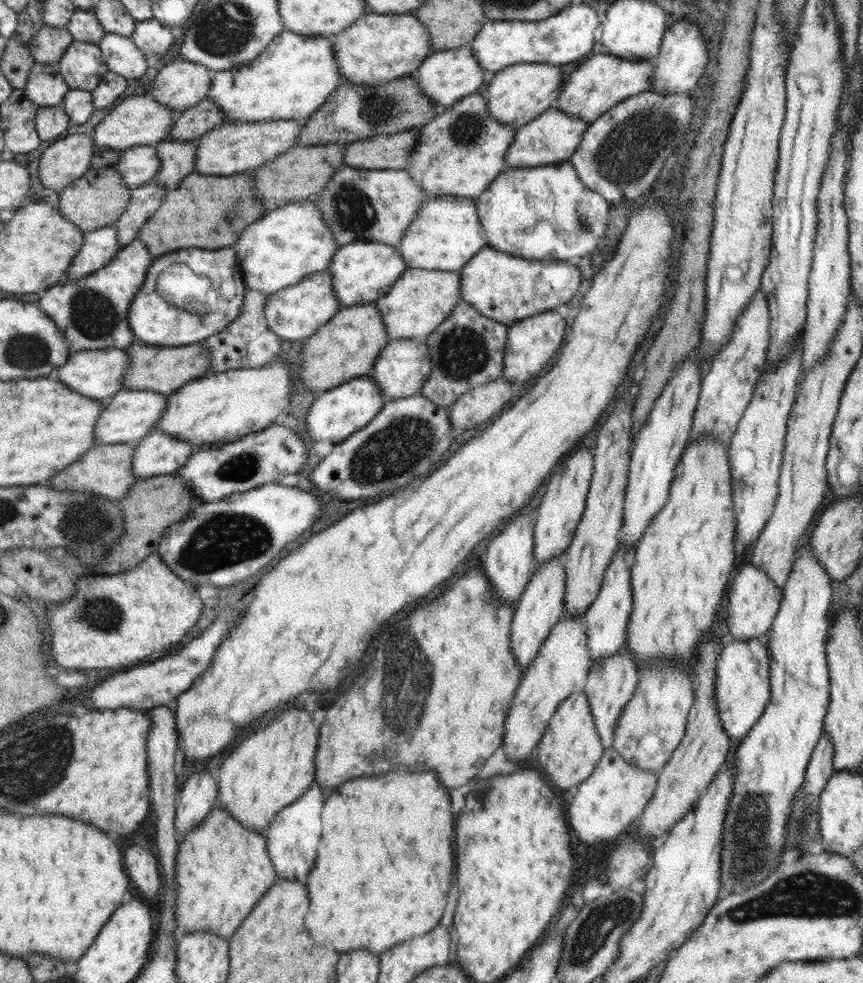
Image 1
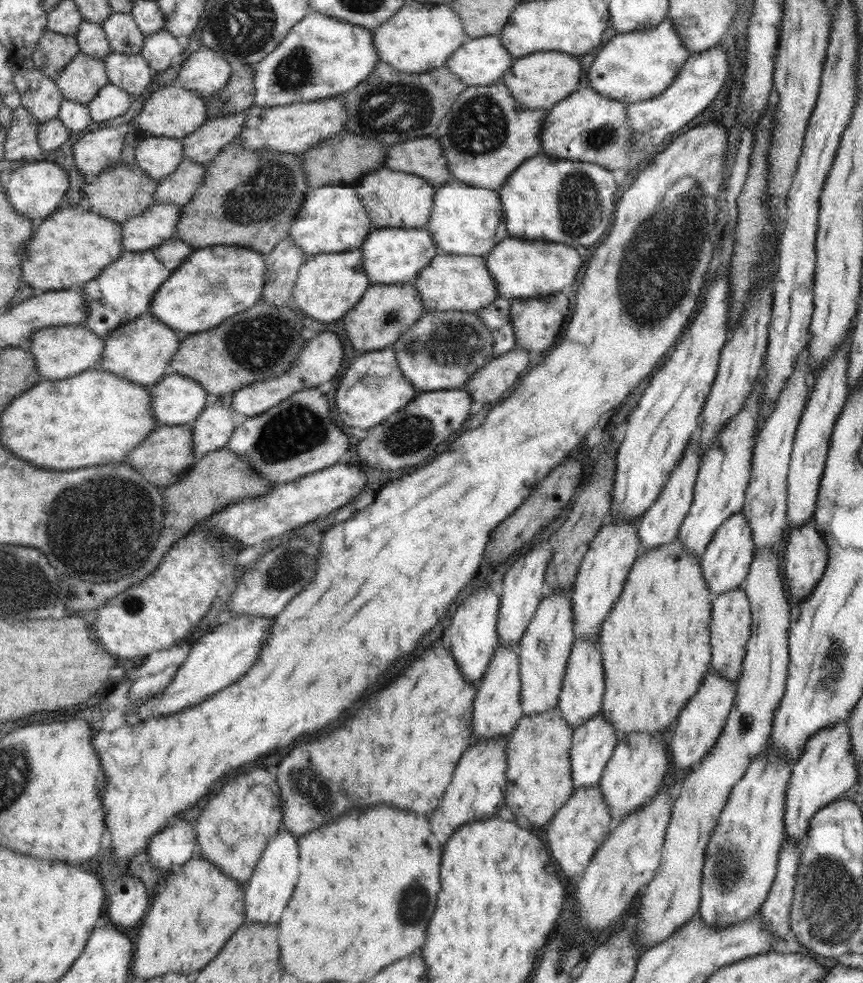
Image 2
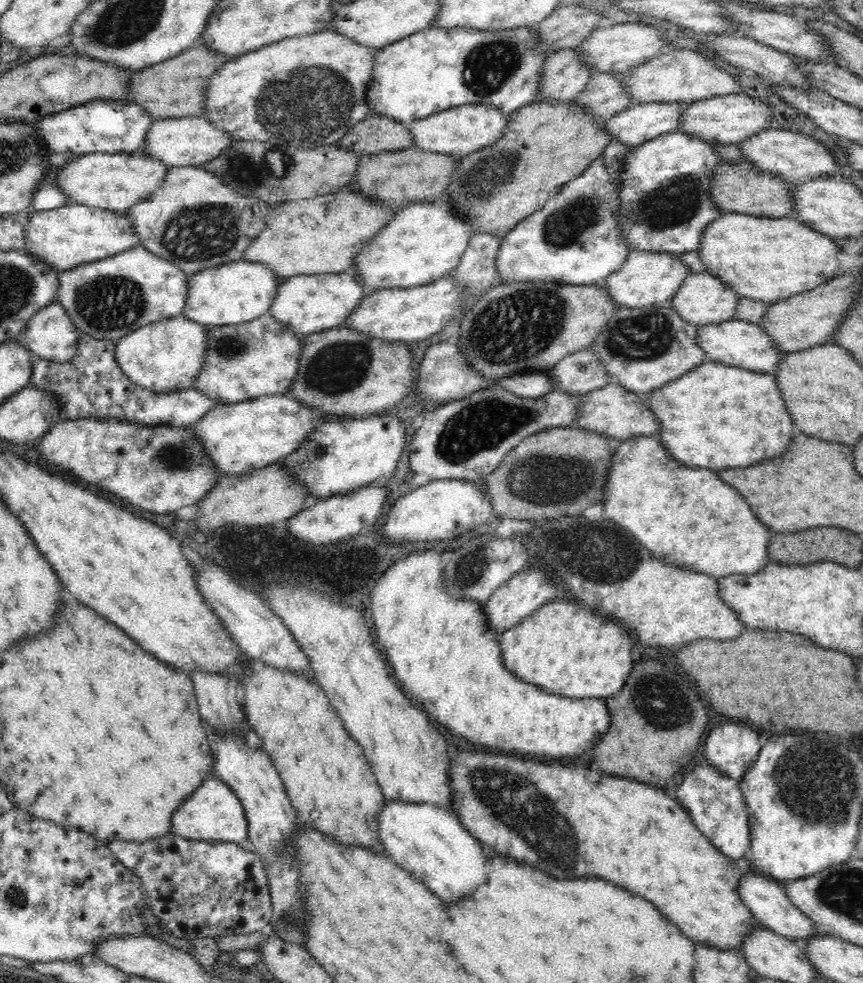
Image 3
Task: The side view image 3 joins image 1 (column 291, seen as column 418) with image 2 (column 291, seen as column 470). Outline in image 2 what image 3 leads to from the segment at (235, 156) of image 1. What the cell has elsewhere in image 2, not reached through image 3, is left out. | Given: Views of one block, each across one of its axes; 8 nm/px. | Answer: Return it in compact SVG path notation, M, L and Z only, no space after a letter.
M345 94L314 102L261 108L255 104L246 113L247 119L236 143L251 151L273 150L302 156L309 148L343 131L346 126Z

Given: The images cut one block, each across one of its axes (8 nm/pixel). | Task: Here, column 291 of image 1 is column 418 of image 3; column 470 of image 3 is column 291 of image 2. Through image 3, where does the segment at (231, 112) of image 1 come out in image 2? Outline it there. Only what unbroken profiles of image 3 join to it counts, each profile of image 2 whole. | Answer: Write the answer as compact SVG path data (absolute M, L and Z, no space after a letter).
M310 10L270 54L251 65L255 105L279 107L344 95L366 80L379 61L373 36L364 27Z

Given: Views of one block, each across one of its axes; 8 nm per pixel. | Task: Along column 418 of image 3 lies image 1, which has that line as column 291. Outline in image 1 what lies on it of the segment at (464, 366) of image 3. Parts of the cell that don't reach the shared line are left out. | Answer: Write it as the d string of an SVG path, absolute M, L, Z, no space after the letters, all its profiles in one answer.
M280 358L260 368L209 371L167 397L168 408L165 408L154 429L198 448L217 442L236 442L247 434L263 431L270 424L282 420L280 412L284 412L290 404L292 386L292 368Z

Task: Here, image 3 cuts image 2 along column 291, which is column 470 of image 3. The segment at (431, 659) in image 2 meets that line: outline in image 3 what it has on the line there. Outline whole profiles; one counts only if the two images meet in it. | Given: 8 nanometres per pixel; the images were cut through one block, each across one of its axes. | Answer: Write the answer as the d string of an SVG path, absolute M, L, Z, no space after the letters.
M464 750L450 752L448 778L453 794L452 812L485 848L502 858L530 858L532 868L562 880L582 876L604 878L646 898L690 940L712 948L742 952L743 941L761 926L738 893L746 868L739 868L721 854L694 825L689 813L658 788L580 766L536 764L520 758L484 756L482 752L470 754Z

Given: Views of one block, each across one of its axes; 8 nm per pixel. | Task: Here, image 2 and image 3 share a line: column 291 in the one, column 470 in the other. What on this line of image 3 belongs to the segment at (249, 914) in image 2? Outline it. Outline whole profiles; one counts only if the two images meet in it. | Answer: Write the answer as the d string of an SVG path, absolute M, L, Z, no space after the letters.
M387 800L379 816L378 838L385 857L424 883L445 904L450 904L472 896L478 886L488 882L488 871L484 870L492 859L489 857L491 851L460 822L452 811L440 805Z

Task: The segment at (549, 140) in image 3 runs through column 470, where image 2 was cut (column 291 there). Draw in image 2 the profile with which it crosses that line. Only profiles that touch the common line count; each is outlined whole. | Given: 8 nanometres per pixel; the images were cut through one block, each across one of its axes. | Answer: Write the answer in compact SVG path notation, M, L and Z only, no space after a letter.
M236 141L225 144L213 160L204 166L205 178L201 187L180 207L174 236L194 249L216 244L238 245L250 247L263 256L267 255L281 240L289 236L296 213L305 202L306 192L309 191L310 186L301 159L302 156L273 150L251 151Z

